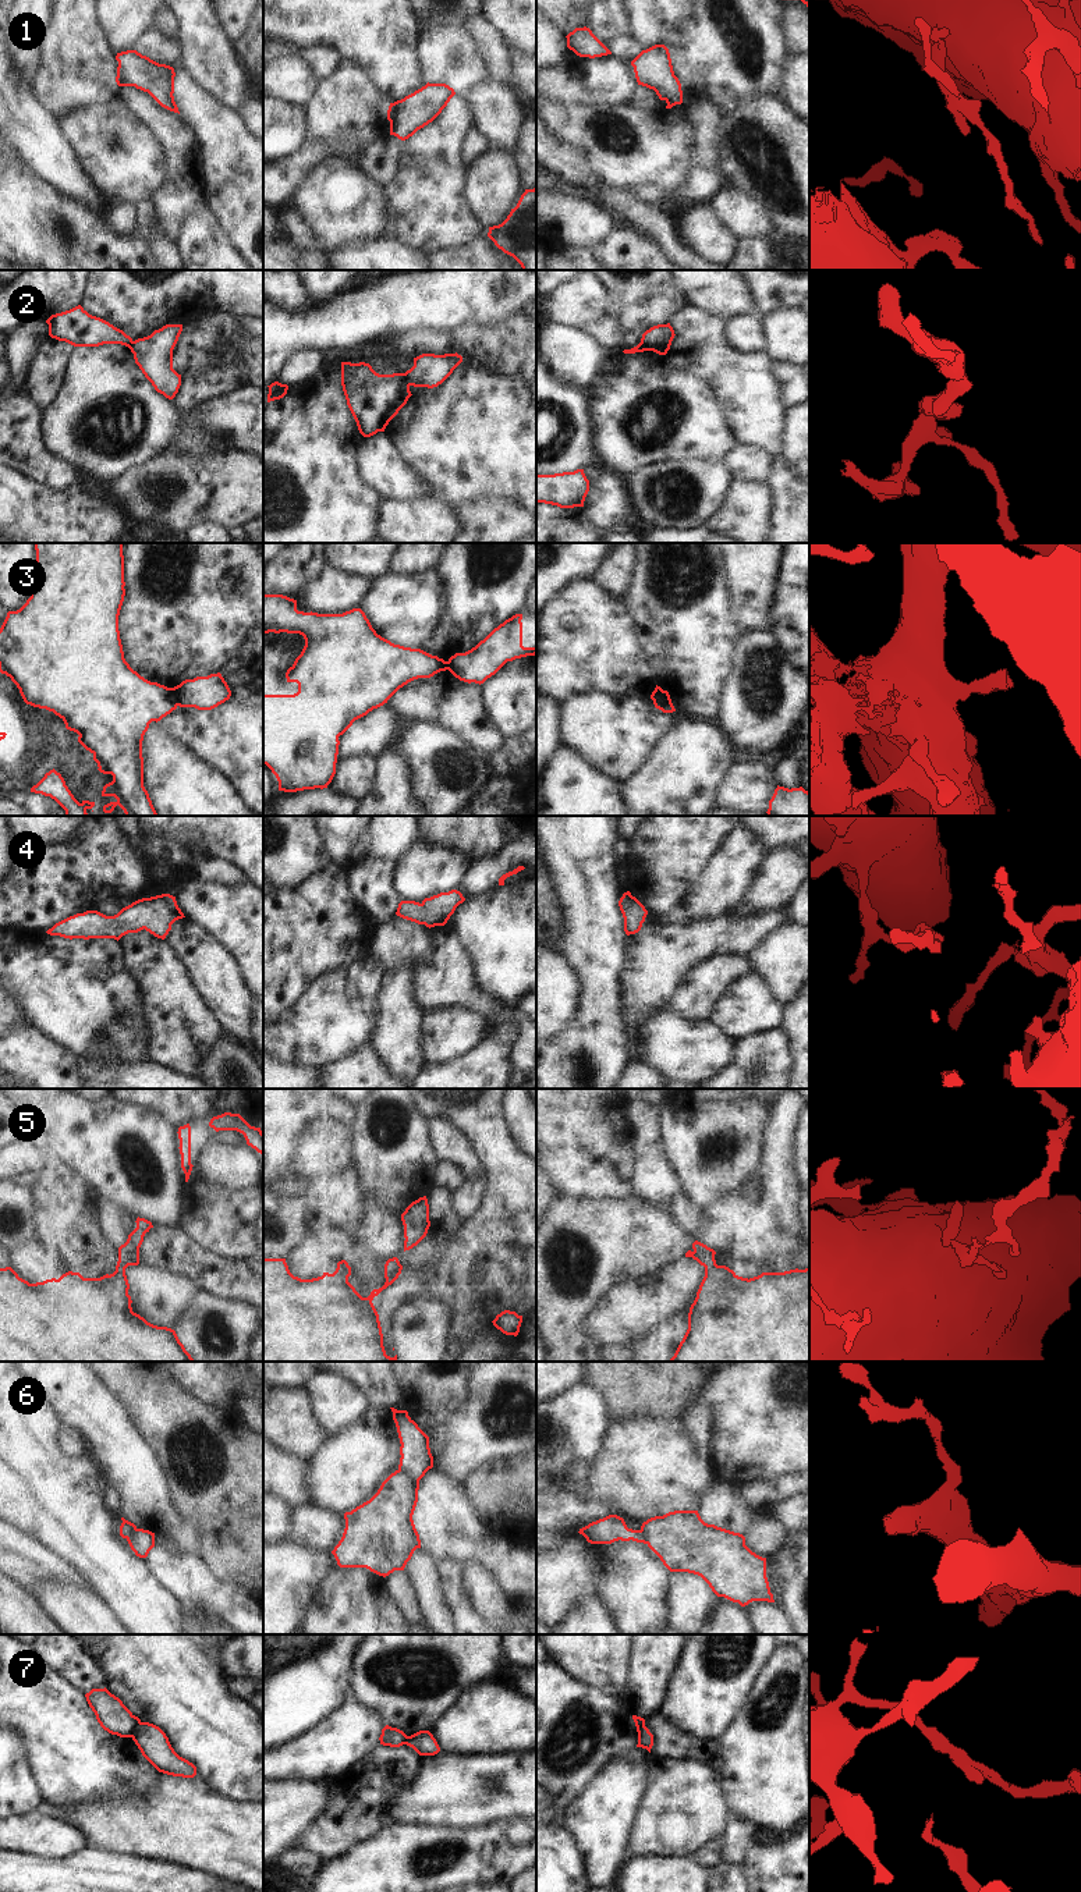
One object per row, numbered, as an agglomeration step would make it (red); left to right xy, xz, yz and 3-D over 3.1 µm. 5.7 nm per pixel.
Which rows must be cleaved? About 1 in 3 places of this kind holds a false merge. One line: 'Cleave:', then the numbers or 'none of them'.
Cleave: 2, 3, 6, 7

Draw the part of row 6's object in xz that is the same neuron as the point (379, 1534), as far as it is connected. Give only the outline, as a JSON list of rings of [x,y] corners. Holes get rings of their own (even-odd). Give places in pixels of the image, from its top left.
[[[396,1470],[369,1501],[345,1512],[343,1537],[332,1551],[337,1565],[366,1568],[383,1577],[404,1570],[414,1551],[421,1548],[412,1520],[418,1490],[418,1480]]]

